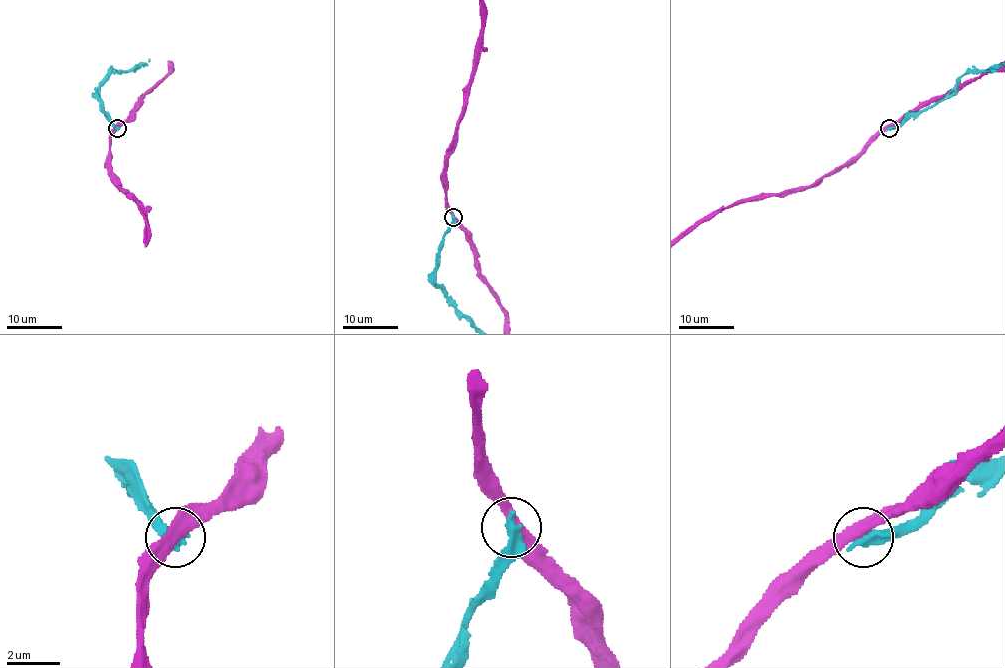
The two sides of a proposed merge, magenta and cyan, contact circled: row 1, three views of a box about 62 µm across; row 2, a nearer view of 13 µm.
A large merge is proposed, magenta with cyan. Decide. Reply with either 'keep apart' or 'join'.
keep apart

